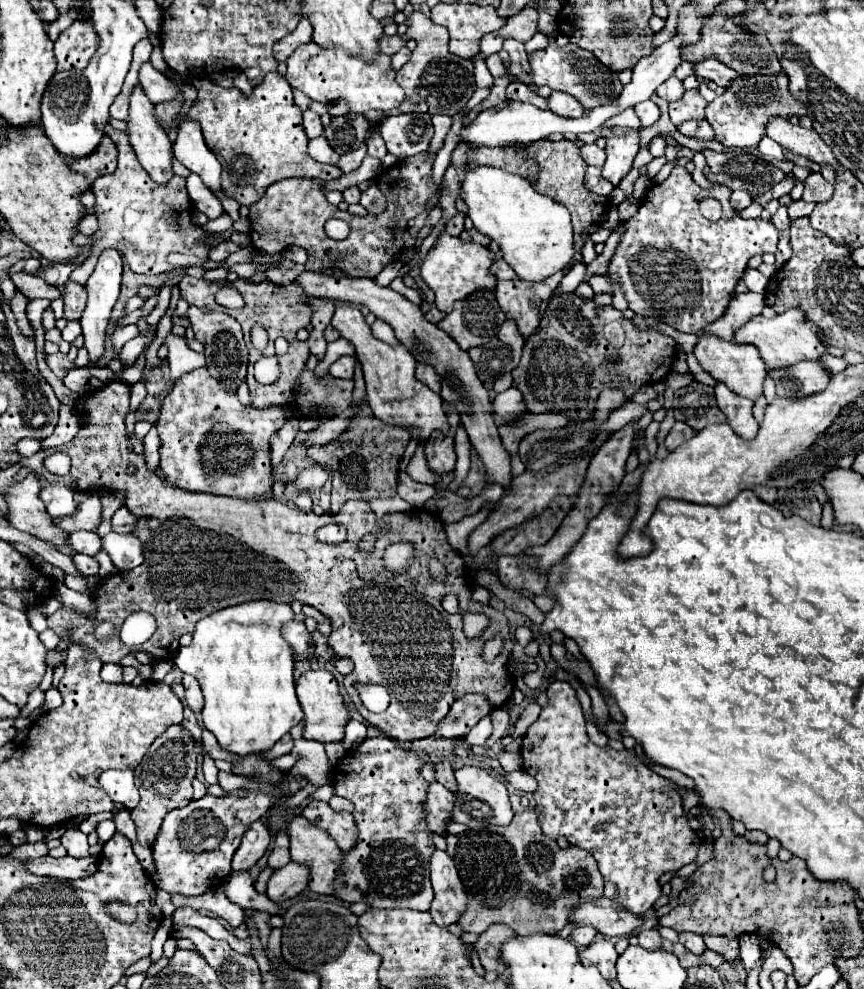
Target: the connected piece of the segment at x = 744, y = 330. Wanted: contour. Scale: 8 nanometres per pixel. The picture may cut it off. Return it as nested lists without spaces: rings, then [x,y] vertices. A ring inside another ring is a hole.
[[[787,309],[785,313],[775,315],[773,319],[755,315],[735,331],[733,341],[755,345],[769,369],[777,369],[777,367],[783,369],[797,361],[819,361],[819,357],[827,351],[827,347],[821,343],[817,335],[817,327],[813,327],[805,319],[805,315],[801,315],[801,311],[797,309]]]

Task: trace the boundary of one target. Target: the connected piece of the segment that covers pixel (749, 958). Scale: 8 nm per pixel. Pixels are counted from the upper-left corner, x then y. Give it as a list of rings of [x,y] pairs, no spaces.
[[[745,935],[745,937],[739,941],[739,947],[741,947],[741,961],[743,961],[743,967],[745,967],[745,971],[749,973],[751,969],[757,967],[759,959],[761,959],[759,937],[755,937],[755,935]]]

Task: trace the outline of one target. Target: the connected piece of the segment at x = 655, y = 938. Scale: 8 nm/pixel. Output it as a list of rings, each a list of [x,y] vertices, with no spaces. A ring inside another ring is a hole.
[[[641,929],[637,937],[639,937],[639,945],[645,949],[661,947],[661,935],[657,933],[657,929]]]

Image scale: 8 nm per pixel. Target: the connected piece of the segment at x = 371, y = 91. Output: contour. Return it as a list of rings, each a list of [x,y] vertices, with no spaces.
[[[307,43],[299,47],[287,59],[287,81],[291,87],[303,91],[307,97],[319,103],[345,101],[349,113],[367,113],[369,109],[389,111],[393,107],[401,107],[405,101],[405,91],[395,81],[395,71],[391,67],[391,57],[381,53],[377,63],[361,63],[361,59],[349,57],[344,49],[323,49],[315,43]]]

